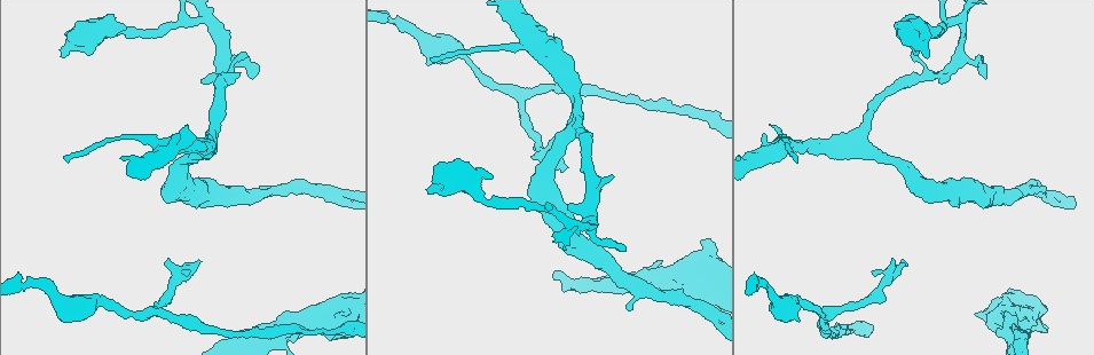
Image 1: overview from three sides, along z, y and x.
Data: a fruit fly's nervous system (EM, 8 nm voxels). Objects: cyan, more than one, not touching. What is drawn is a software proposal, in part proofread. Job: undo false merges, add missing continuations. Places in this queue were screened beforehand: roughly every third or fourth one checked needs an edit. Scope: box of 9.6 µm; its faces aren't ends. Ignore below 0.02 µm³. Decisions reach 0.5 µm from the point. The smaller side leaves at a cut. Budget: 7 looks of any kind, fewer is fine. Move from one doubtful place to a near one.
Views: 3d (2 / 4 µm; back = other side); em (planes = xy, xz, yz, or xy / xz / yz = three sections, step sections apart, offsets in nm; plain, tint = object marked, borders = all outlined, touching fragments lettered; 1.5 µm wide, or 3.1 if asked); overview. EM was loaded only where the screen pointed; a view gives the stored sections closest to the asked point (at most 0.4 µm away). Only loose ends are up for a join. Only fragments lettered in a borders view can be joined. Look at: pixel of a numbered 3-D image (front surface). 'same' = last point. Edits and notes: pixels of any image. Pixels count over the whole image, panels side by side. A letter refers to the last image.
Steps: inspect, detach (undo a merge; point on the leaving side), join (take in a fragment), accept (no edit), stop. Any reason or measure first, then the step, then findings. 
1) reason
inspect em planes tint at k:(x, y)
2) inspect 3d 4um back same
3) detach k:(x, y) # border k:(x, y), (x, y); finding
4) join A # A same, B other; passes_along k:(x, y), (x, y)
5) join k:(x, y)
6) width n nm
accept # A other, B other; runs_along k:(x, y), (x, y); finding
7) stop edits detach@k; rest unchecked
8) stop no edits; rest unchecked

long arm stops here
inspect 3d 4um at 1:(68, 160)

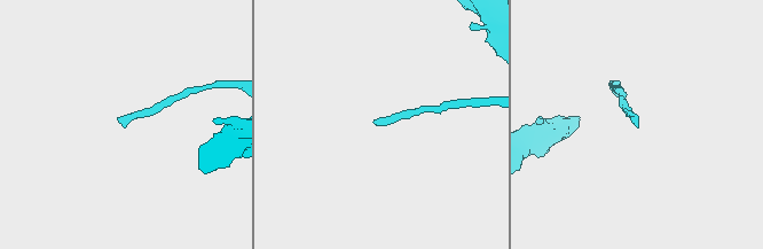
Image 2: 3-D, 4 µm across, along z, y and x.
inspect em planes borders at 2:(636, 125)

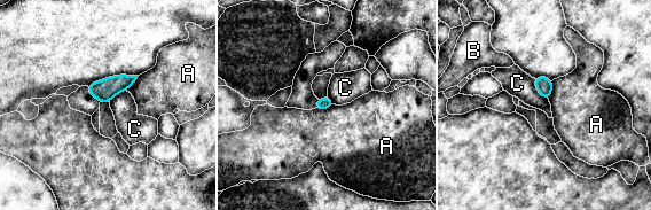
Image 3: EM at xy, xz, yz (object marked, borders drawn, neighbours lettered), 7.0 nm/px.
accept # A other, B other, C other; border 3:(533, 78), (535, 88), (548, 101); none of them fits

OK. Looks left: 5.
a narrow waist
inspect 3d 4um at 1:(543, 210)

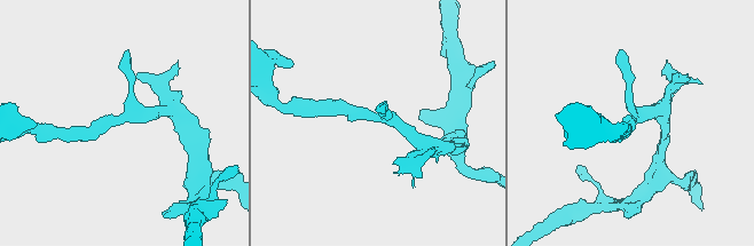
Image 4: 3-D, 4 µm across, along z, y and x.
now the EM
inspect em planes tint at 4:(631, 121)

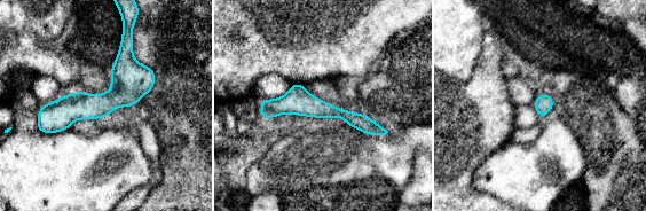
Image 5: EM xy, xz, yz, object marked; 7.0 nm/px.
what lies round it
inspect em planes borders same

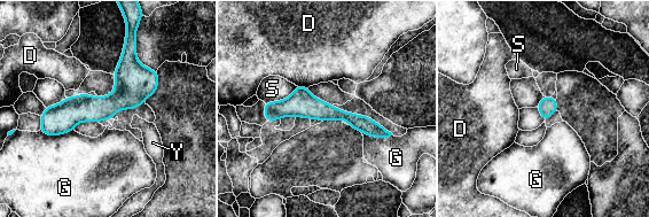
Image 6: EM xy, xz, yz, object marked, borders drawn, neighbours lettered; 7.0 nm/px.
width 130 nm
accept # D other, G other, S other, Y other; border 6:(73, 129), (59, 134), (40, 131); continuous, no second neuron

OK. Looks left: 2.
four arms meet
inspect em xz step 4 borders at 1:(283, 336)

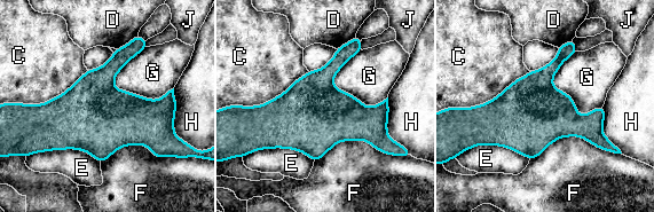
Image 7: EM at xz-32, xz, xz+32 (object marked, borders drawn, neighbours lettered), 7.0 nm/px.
accept # C other, D other, E other, F other, G other, H other, J other; border 7:(112, 80), (152, 100), (173, 88); one neuron here

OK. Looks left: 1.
stop no edits; rest unchecked

